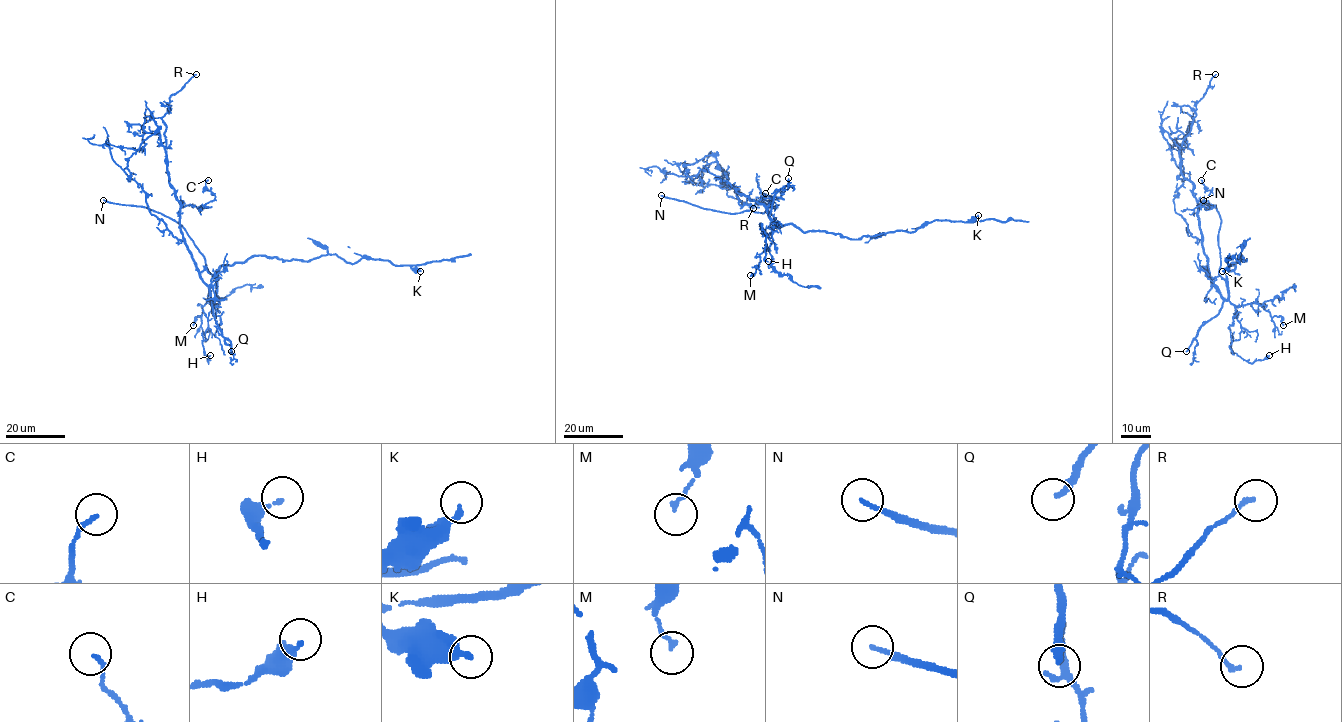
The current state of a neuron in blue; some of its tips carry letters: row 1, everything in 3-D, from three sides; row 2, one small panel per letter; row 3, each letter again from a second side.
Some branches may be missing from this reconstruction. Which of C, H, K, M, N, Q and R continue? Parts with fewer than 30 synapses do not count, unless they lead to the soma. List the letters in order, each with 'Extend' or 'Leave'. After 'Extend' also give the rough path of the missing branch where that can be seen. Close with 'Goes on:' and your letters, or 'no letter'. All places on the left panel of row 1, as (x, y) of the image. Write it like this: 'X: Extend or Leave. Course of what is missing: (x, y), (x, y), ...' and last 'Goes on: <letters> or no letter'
C: Leave
H: Leave
K: Leave
M: Leave
N: Extend
Q: Extend. Course of what is missing: (231, 351), (230, 356), (234, 358), (232, 387), (224, 400), (214, 406)
R: Leave
Goes on: N, Q

